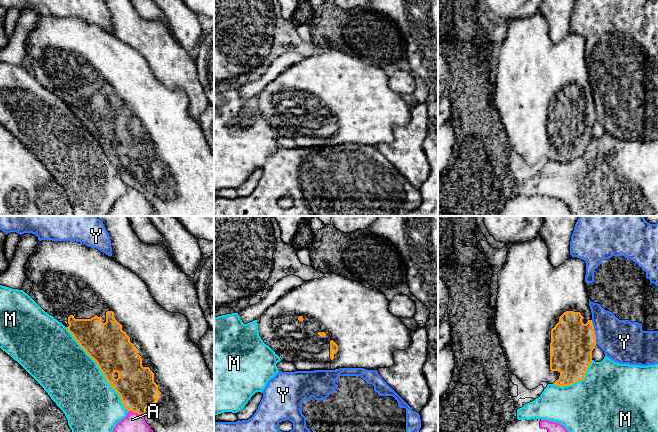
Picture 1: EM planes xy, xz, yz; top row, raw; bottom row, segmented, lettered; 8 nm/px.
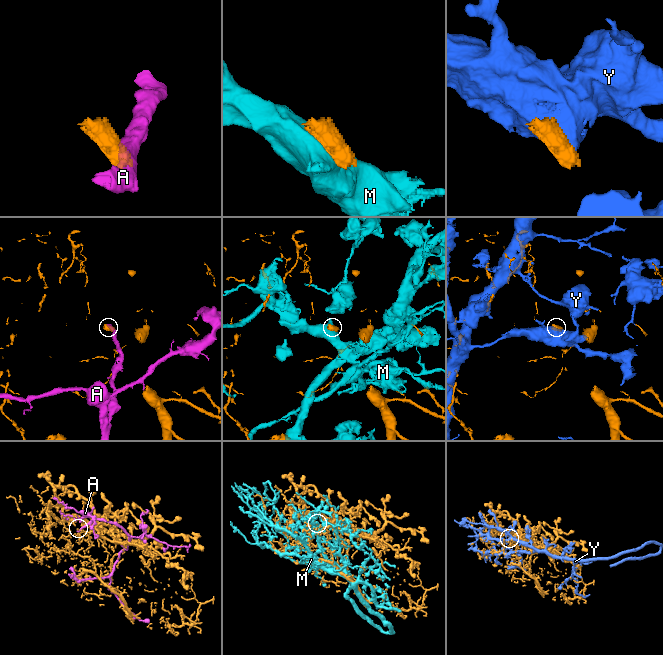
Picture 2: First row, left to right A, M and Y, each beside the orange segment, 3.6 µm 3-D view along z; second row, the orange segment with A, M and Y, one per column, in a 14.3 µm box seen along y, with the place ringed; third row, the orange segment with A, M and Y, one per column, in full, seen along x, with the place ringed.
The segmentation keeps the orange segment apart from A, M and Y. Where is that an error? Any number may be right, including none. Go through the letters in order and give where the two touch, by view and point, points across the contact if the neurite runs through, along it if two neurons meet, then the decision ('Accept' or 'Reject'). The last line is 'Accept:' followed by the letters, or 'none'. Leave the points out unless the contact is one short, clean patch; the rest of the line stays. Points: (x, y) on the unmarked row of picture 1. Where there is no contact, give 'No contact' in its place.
A: Touches orange at xy (136, 188). Boundary: xy (128, 186), (138, 189), (143, 194). Reject
M: Touches orange at xy (100, 145). Reject
Y: Touches orange at yz (594, 108). Reject
Accept: none

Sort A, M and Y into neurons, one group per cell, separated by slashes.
A / M / Y

